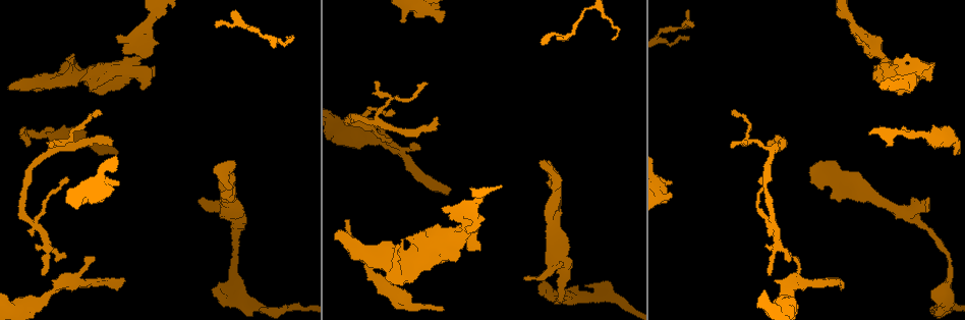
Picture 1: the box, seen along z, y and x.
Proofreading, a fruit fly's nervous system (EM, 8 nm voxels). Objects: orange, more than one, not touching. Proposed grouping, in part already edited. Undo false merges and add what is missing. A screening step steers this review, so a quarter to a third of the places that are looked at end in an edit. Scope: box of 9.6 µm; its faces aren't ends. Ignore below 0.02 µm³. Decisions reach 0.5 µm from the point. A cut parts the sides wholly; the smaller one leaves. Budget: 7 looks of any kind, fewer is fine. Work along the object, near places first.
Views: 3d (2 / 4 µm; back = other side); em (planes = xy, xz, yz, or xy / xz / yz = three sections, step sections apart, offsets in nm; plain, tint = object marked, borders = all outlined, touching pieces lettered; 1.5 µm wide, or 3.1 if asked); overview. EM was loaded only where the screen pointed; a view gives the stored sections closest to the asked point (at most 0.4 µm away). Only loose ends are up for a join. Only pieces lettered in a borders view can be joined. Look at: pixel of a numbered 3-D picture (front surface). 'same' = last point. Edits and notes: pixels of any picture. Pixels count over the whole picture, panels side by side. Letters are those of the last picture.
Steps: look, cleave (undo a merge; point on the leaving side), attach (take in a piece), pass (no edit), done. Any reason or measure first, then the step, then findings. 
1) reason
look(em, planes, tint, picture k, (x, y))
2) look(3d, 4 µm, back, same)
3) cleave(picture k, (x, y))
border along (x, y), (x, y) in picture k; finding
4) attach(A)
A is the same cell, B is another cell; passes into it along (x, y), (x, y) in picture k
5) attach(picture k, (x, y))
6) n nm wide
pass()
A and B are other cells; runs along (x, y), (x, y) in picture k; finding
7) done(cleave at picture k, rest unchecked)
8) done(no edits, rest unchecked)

tapers out
look(em, planes, borders, picture 1, (115, 289))

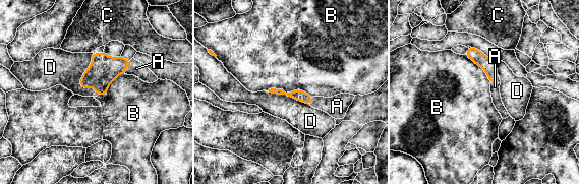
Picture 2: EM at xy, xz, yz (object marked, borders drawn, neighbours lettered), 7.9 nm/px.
90 nm wide
attach(A)
A is the same cell, B, C and D are other cells; passes into it along (104, 69), (127, 66), (136, 68) in picture 2; it goes on there

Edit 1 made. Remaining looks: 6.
look(overview)

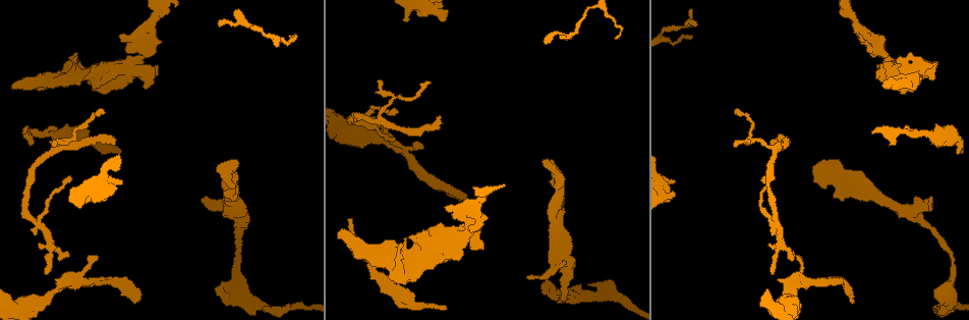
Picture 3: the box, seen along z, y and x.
look(3d, 2 µm, picture 3, (735, 144))

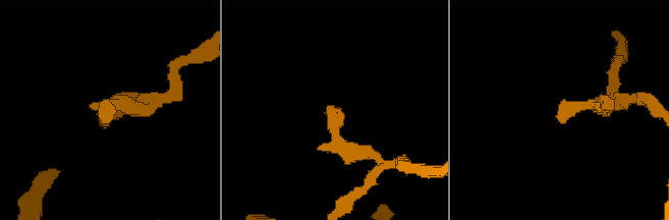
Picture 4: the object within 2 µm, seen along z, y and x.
look(em, planes, borders, picture 4, (562, 121))

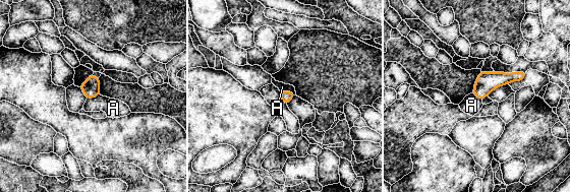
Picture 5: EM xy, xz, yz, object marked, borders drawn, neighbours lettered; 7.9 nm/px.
90 nm wide
pass()
A is another cell; border along (280, 90), (290, 90), (295, 94) in picture 5; none of them fits

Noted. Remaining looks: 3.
free end
look(em, yz, step 8, plain, picture 3, (672, 194))

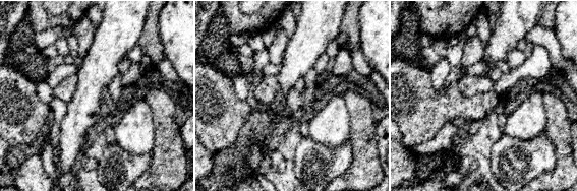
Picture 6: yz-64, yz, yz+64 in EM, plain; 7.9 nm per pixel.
look(em, yz, step 8, borders, same)

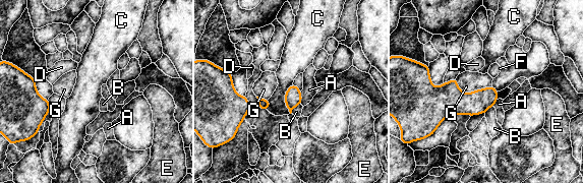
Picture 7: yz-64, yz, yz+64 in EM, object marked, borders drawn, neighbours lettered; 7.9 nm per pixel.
pass()
A, B, C, D, E, F and G are other cells; border along (455, 78), (465, 93), (491, 84) in picture 7; no lettered piece goes on from it

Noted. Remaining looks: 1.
done(attach at picture 2, rest unchecked)

